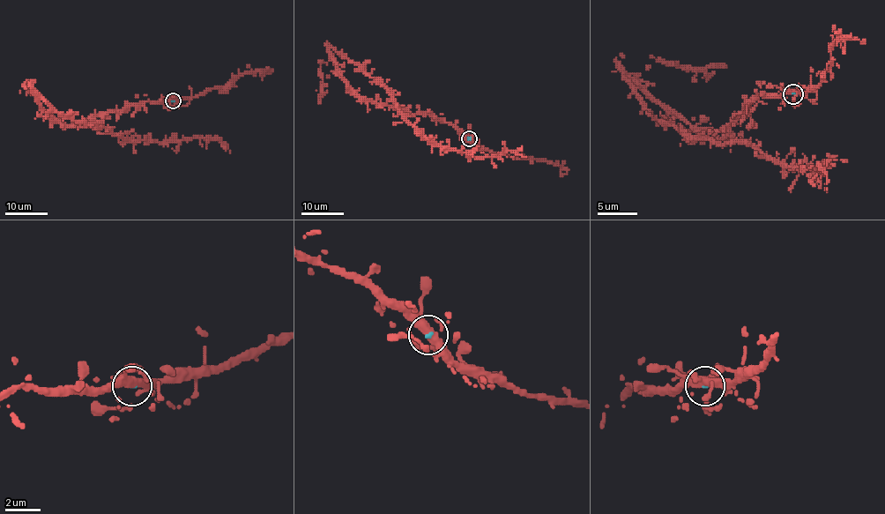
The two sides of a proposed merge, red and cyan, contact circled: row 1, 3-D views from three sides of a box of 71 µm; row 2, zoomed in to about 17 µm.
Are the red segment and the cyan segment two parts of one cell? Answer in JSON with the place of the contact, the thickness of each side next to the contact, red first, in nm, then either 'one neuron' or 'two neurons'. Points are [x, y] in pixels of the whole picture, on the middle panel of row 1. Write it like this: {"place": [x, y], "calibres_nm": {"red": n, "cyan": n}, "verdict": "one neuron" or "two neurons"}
{"place": [469, 138], "calibres_nm": {"red": 360, "cyan": 140}, "verdict": "one neuron"}

